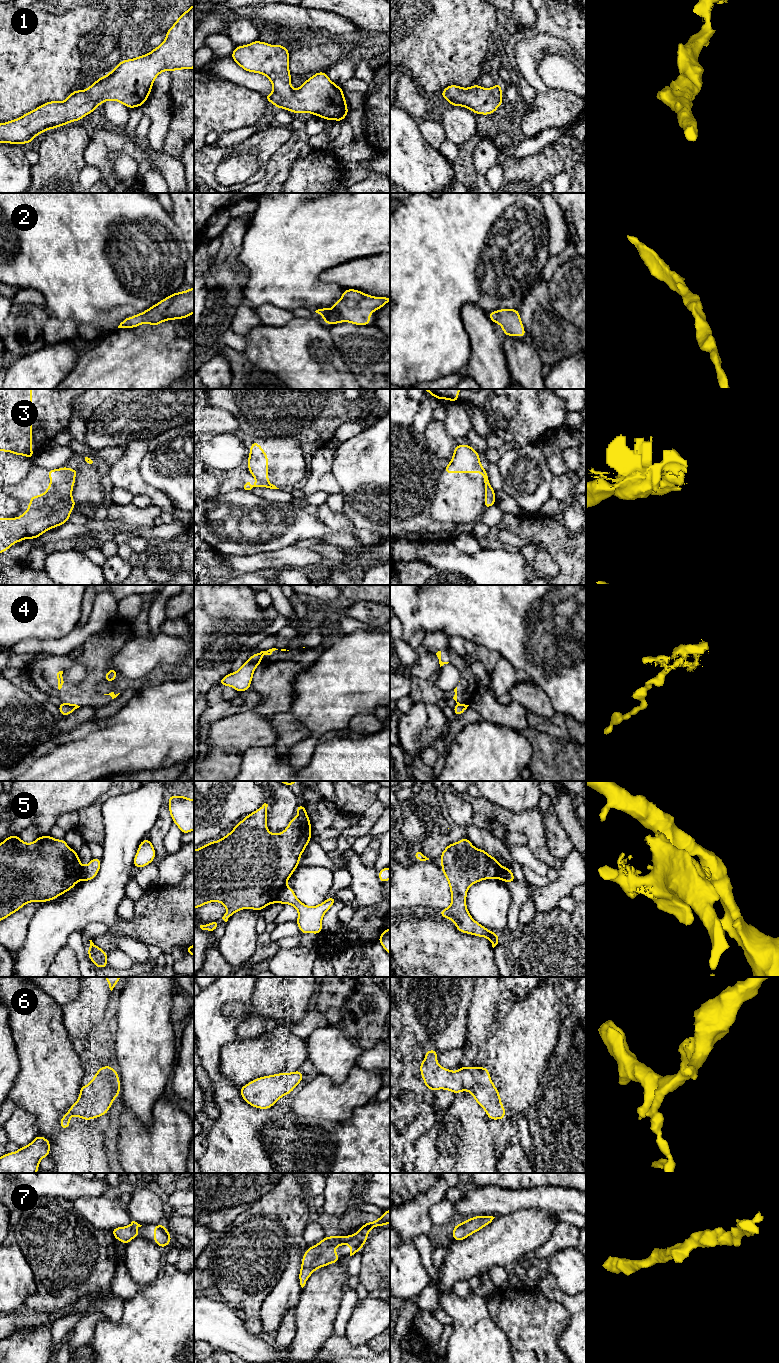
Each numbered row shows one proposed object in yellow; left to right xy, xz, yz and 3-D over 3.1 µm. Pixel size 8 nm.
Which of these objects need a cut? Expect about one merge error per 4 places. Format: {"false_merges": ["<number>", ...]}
{"false_merges": ["3", "4", "5"]}

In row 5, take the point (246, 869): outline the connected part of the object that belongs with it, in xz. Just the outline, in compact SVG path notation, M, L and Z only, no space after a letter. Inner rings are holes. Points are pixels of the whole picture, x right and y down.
M264 803L259 809L247 815L225 837L194 850L194 909L210 902L222 903L227 912L222 919L227 922L235 912L242 909L261 911L269 904L278 902L280 890L286 885L299 865L300 857L311 841L311 823L305 806L297 805L298 817L292 817L287 828L274 834L267 830L267 807Z

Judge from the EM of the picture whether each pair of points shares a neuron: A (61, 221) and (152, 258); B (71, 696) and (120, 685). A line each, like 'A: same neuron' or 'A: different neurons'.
A: same neuron
B: same neuron

